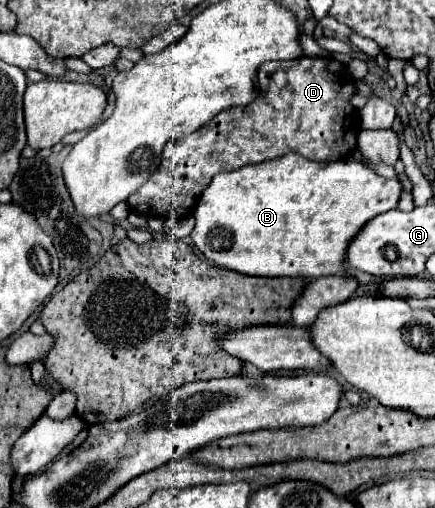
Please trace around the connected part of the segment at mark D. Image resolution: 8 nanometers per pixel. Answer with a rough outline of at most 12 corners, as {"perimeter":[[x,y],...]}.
{"perimeter":[[333,57],[263,63],[259,95],[167,143],[127,199],[185,219],[217,173],[357,151]]}

